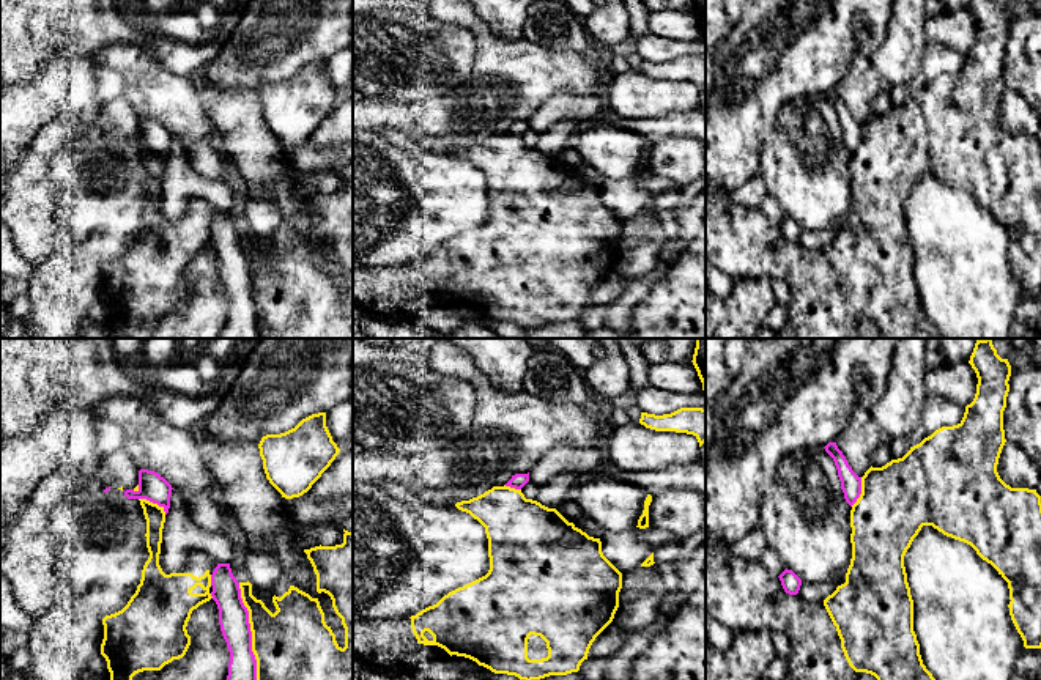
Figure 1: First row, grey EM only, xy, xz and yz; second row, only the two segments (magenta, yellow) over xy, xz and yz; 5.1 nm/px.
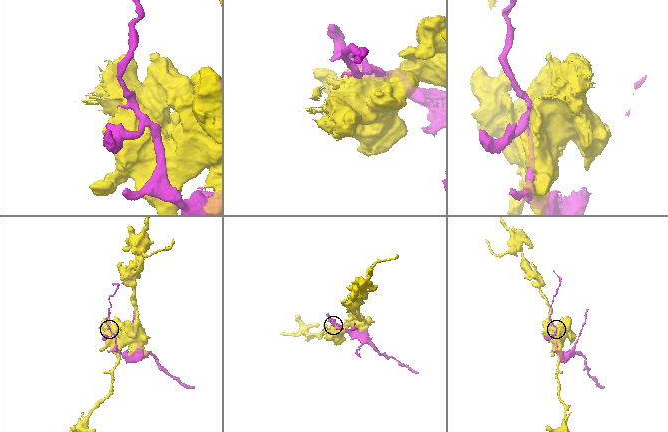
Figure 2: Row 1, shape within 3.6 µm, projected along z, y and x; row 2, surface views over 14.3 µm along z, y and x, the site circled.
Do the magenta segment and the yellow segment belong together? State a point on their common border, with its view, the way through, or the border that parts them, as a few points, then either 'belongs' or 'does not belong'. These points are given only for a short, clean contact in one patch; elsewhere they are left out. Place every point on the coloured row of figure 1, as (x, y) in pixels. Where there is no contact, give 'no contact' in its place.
contact xy (251, 631); does not belong

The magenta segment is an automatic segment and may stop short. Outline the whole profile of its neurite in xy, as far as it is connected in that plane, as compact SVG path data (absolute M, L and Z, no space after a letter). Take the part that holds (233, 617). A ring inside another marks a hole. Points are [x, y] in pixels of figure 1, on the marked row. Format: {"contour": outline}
{"contour": "M217 564L211 575L211 597L219 609L219 625L230 652L227 680L257 680L249 611L230 564Z"}

